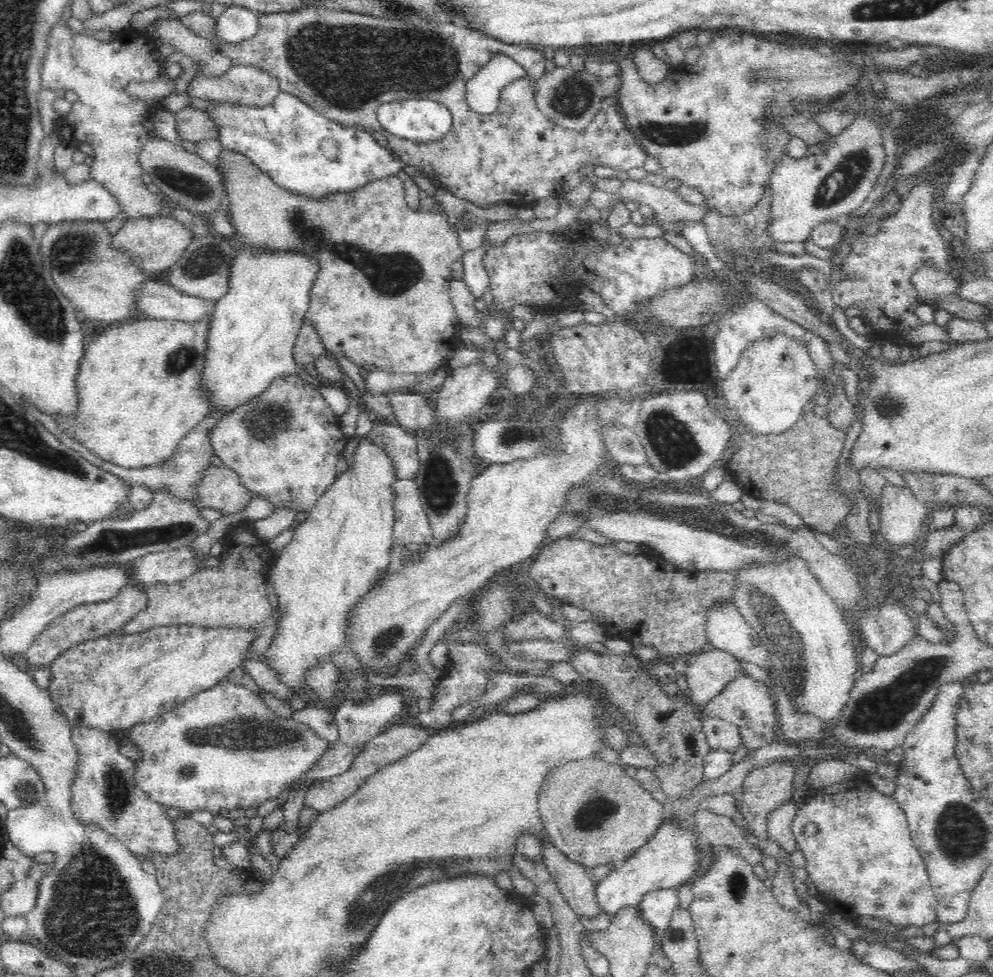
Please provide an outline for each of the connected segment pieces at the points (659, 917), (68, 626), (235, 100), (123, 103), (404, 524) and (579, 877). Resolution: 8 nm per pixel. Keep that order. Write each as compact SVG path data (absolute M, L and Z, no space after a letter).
M677 889L652 890L642 898L638 907L643 912L643 918L650 922L649 926L657 934L656 941L666 934L673 910L677 906Z
M128 584L113 599L106 600L106 602L75 606L68 610L66 614L58 616L36 638L34 644L24 653L23 660L33 668L48 667L62 651L71 646L80 644L82 641L94 640L98 637L119 633L130 620L134 619L134 616L146 608L147 604L147 591L134 584Z
M234 64L233 68L220 79L196 76L190 83L186 93L192 98L206 98L210 101L228 102L230 104L241 104L242 106L266 106L274 102L274 98L280 94L279 81L268 72L261 69Z
M59 23L49 37L49 48L47 49L44 60L42 60L41 89L61 90L66 92L74 91L77 101L71 106L70 111L65 116L58 116L53 130L57 130L61 141L79 149L86 144L94 149L96 156L91 162L90 174L98 184L110 191L118 201L121 212L128 218L142 218L146 216L158 215L162 205L162 195L148 191L148 180L140 167L140 152L149 142L148 130L144 127L144 120L152 116L161 109L162 100L153 99L142 101L134 99L126 88L130 82L143 83L152 82L163 76L163 59L159 55L154 39L147 33L136 30L123 30L113 34L113 40L101 42L96 40L91 33L74 34L70 27Z
M415 479L400 480L394 484L394 511L395 511L395 542L394 544L426 544L433 541L433 531L428 515L426 515L424 507L422 507L422 500L419 496L420 492Z
M542 840L541 844L544 864L572 910L577 916L590 919L598 916L601 910L595 895L595 884L588 878L586 867L568 859L566 853L548 840Z

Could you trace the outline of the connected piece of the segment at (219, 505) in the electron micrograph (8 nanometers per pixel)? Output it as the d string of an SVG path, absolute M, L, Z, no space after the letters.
M210 464L195 489L198 506L214 508L226 516L242 514L253 499L250 490L242 485L239 474L227 466Z

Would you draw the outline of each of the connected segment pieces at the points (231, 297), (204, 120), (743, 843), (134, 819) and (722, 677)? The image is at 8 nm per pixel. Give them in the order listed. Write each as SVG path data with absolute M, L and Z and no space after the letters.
M247 244L244 245L245 247L236 251L236 256L234 256L234 260L232 260L232 266L230 266L230 282L228 282L228 293L218 298L215 302L214 316L211 320L211 325L207 334L205 352L206 360L199 382L201 390L203 390L205 394L210 394L207 396L207 400L209 400L209 410L221 410L224 415L228 414L230 410L234 410L234 408L238 408L238 406L242 406L242 404L246 404L246 402L250 402L250 400L258 398L258 394L262 394L262 392L266 392L266 390L268 390L274 378L296 375L300 372L300 366L298 366L294 360L294 344L305 320L305 314L309 310L312 283L319 271L319 264L317 263L317 260L312 260L303 254L298 254L297 252L292 252L291 250L290 252L259 250L257 246L247 246Z
M183 108L175 114L175 121L182 141L198 144L202 140L218 139L220 136L216 121L204 109Z
M697 810L693 816L698 834L704 838L705 843L714 847L733 847L732 851L752 866L761 864L764 853L754 845L753 839L736 826L732 818L709 810Z
M87 726L72 727L72 740L78 749L77 776L72 784L72 811L84 825L94 825L119 840L138 856L178 852L176 825L166 812L167 806L153 801L134 781L137 764L118 750L119 739L113 732Z
M720 649L696 651L685 672L688 698L702 708L736 680L740 672L743 672L740 661L729 652Z

